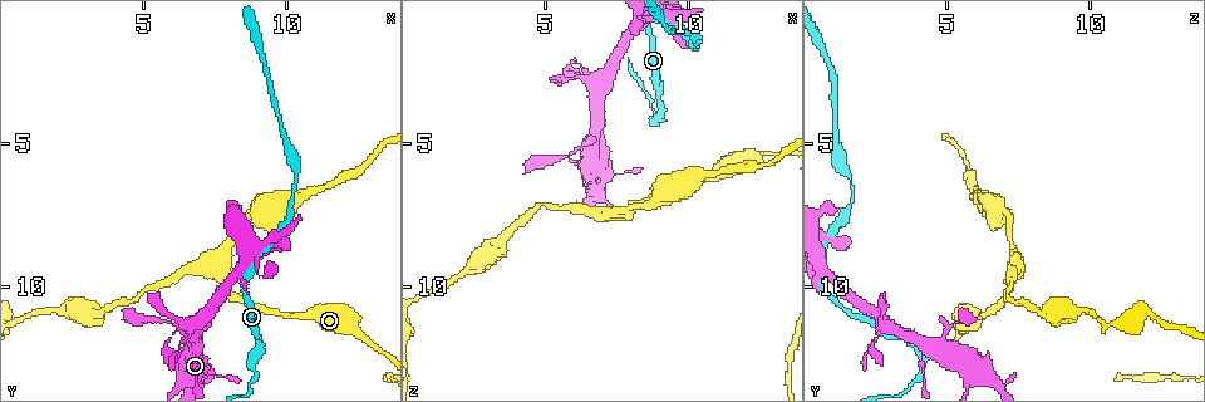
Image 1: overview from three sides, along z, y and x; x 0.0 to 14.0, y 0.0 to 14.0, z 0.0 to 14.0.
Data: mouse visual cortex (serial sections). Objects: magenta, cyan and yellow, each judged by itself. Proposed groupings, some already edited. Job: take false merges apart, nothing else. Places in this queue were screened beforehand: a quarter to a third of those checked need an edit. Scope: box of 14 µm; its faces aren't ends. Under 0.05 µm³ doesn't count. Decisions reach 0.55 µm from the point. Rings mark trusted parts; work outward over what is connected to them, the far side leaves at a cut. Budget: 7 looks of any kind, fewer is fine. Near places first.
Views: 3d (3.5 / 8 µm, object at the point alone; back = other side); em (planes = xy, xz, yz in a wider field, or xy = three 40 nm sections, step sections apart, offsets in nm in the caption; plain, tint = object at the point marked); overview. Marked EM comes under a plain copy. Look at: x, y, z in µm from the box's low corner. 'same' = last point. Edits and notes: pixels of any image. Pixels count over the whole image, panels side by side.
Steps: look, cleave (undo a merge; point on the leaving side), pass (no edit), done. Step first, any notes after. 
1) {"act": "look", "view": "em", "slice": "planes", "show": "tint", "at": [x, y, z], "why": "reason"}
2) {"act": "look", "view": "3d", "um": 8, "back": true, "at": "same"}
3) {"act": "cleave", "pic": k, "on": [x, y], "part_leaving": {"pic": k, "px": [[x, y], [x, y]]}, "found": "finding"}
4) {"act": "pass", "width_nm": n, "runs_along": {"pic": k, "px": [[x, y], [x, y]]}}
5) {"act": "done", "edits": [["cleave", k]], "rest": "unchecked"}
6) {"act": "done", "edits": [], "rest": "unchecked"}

{"act": "look", "view": "3d", "um": 3.5, "at": [7.4, 9.4, 7.5], "why": "thin neck"}

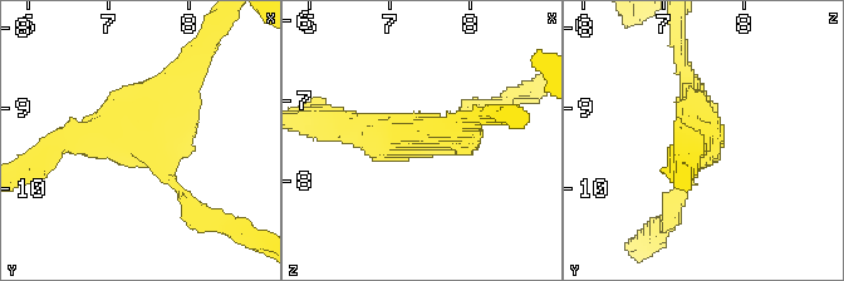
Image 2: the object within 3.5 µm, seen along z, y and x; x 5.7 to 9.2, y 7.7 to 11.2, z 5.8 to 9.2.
{"act": "look", "view": "em", "slice": "xy", "step": 3, "show": "tint", "at": "same", "arms": 3, "arm_widths_nm": [150, 300, 350], "why": "now the EM"}

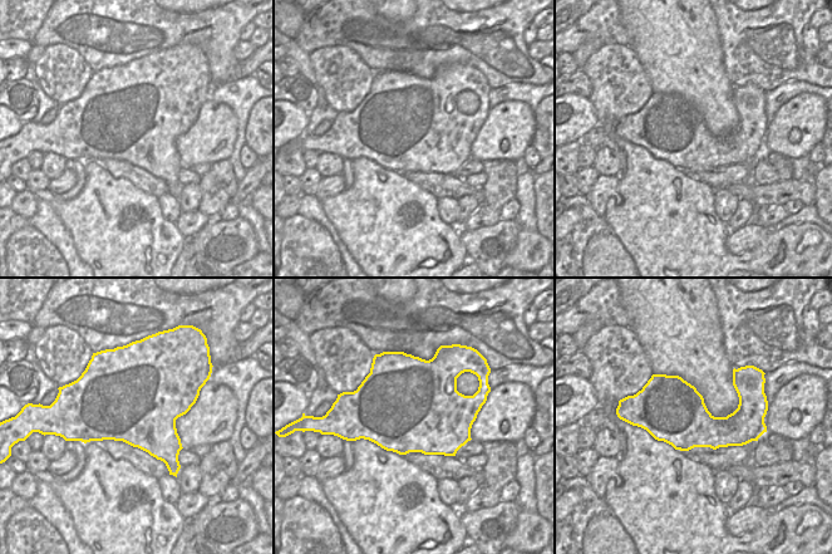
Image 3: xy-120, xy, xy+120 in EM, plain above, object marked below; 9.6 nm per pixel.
{"act": "pass", "runs_along": {"pic": 2, "px": [[673, 201], [696, 154], [683, 69]]}, "found": "continuous, no second cell"}

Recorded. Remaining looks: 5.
{"act": "look", "view": "3d", "um": 3.5, "at": [6.0, 11.7, 2.6], "why": "thick turns thin"}

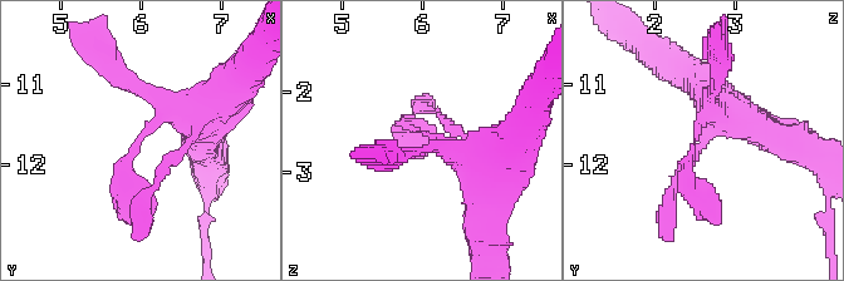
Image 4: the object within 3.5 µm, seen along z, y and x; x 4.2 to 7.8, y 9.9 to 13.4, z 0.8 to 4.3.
{"act": "look", "view": "em", "slice": "xy", "step": 1, "show": "tint", "at": [6.00, 11.75, 2.50], "arm_widths_nm": [350, 350], "why": "shape alone is not enough"}

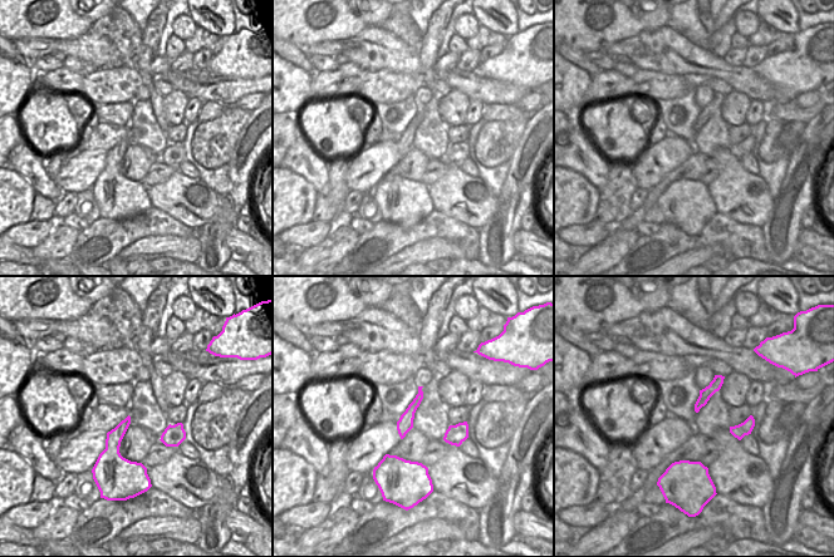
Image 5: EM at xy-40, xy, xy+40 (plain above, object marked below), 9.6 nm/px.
{"act": "pass", "runs_along": {"pic": 4, "px": [[211, 108], [135, 216]]}, "found": "all the same cell"}

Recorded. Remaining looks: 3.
{"act": "look", "view": "3d", "um": 3.5, "at": [8.8, 12.7, 4.3], "why": "sudden change in width"}

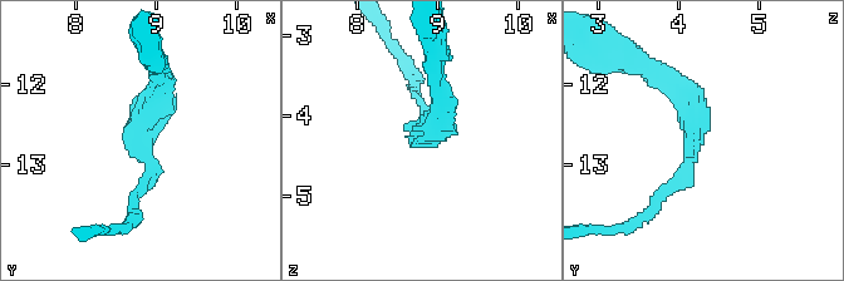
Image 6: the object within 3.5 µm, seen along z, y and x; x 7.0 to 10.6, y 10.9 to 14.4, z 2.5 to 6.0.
{"act": "look", "view": "em", "slice": "xy", "step": 1, "show": "tint", "at": [8.80, 12.70, 4.25], "arm_widths_nm": [150, 300], "why": "shape alone is not enough"}

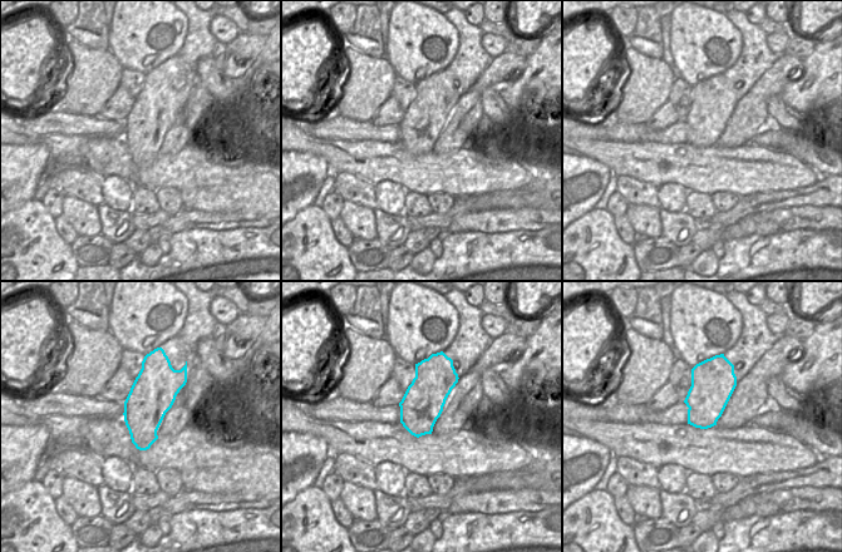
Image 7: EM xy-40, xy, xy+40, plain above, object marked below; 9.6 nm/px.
{"act": "cleave", "pic": 6, "on": [103, 230], "part_leaving": {"pic": 6, "px": [[148, 167], [133, 217], [106, 228]]}, "found": "two cells meet here"}

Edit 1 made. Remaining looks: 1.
{"act": "done", "edits": [["cleave", 6]], "rest": "unchecked"}

